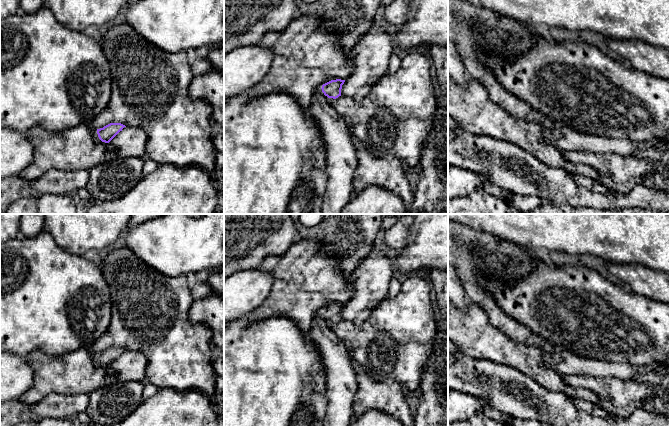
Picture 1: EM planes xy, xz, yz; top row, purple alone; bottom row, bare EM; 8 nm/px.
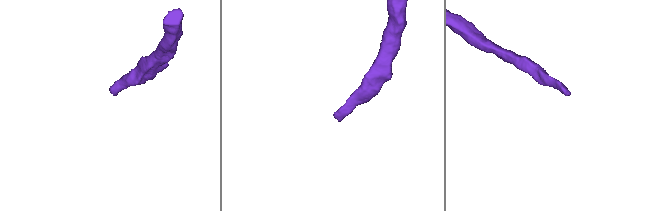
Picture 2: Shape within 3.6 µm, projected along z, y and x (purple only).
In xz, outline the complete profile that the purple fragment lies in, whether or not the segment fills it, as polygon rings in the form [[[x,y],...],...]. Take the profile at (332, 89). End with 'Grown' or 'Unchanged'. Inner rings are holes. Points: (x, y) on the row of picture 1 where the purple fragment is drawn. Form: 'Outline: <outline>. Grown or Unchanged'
Outline: [[[331,80],[320,85],[311,100],[310,115],[318,126],[320,136],[326,152],[325,172],[327,185],[321,214],[342,214],[345,206],[356,196],[353,190],[354,173],[359,164],[358,152],[352,142],[352,133],[345,120],[336,112],[328,102],[329,98],[336,99],[341,96],[342,85],[345,80]]]. Grown

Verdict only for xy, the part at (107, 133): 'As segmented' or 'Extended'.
Extended

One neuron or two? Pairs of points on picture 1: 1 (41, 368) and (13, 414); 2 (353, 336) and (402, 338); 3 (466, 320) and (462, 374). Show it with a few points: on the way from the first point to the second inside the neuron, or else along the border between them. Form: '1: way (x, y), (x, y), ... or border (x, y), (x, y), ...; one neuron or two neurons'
1: border (44, 397), (29, 405), (24, 405), (18, 399); two neurons
2: way (365, 336), (390, 336); one neuron
3: border (458, 348), (466, 355), (476, 359), (487, 360); two neurons

